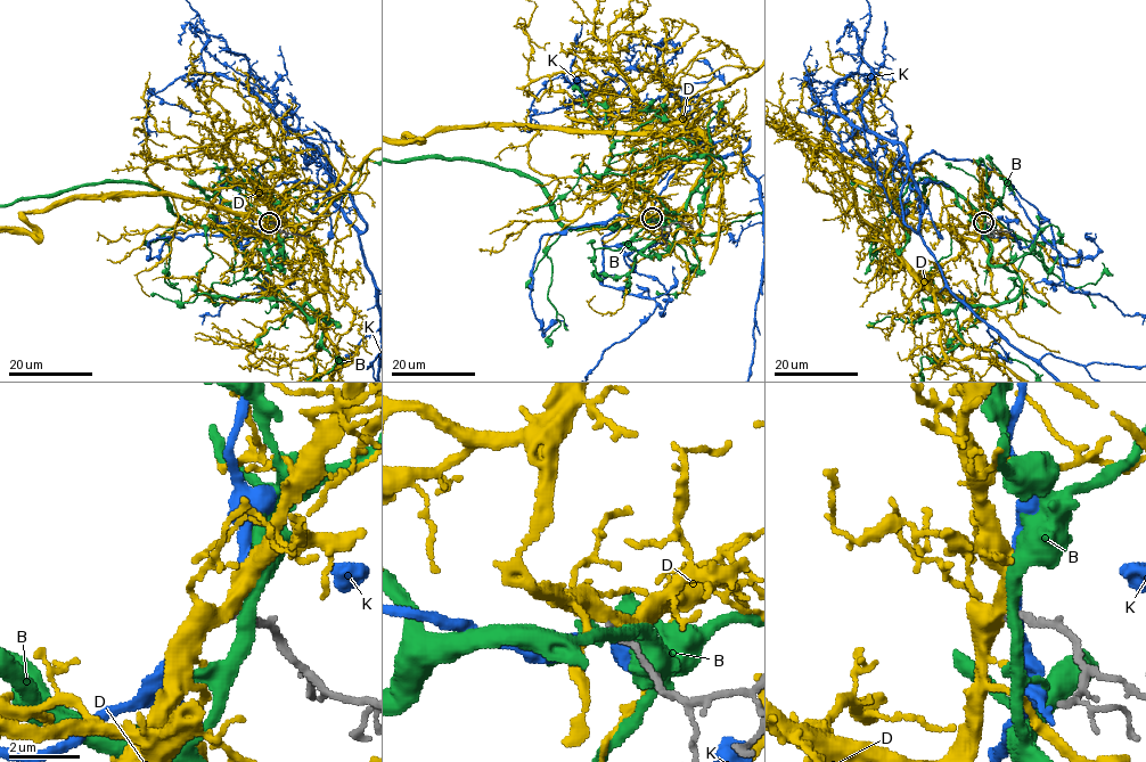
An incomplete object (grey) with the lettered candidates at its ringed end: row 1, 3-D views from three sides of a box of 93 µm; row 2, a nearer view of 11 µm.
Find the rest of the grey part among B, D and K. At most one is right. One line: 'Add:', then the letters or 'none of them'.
Add: D

